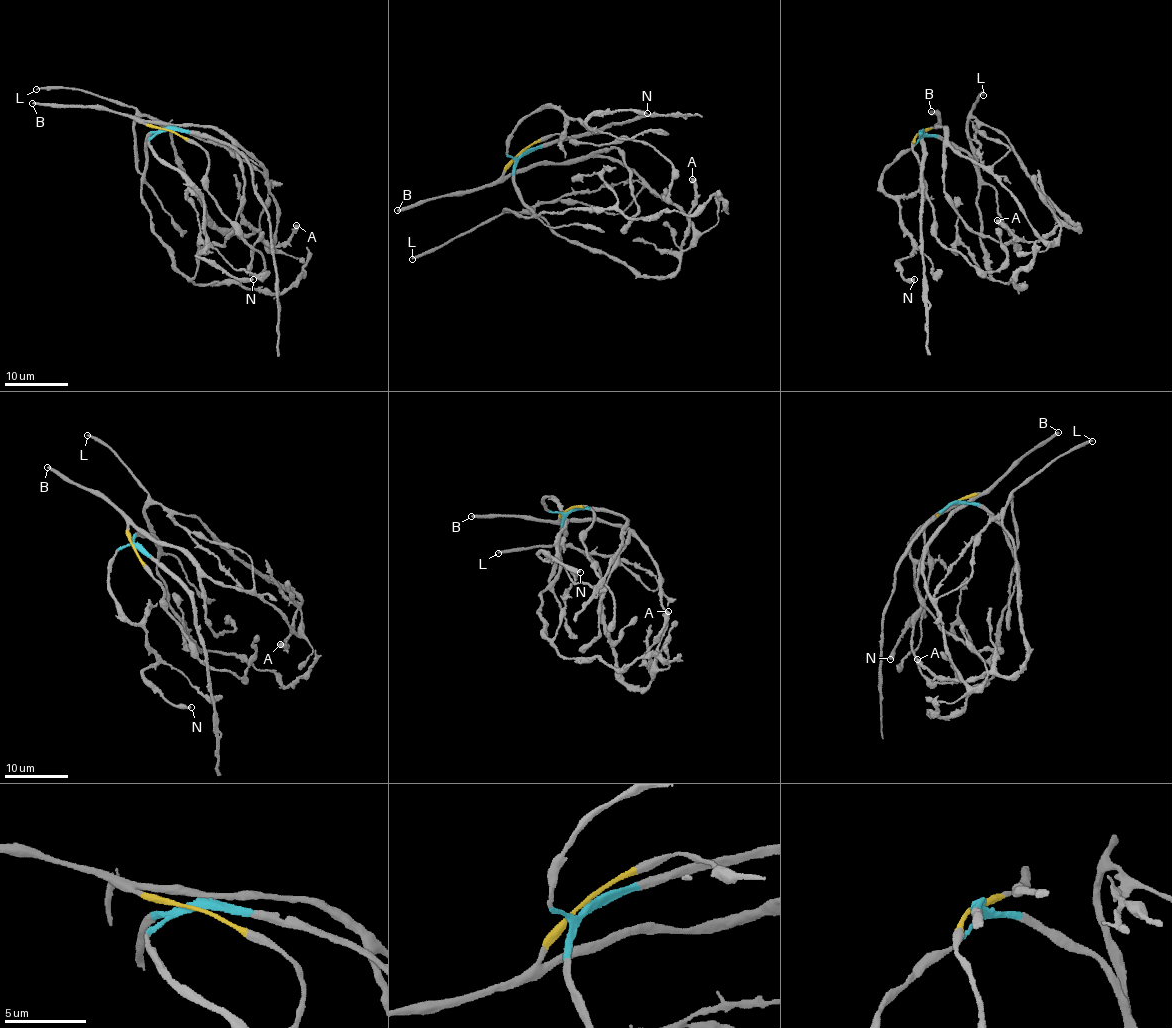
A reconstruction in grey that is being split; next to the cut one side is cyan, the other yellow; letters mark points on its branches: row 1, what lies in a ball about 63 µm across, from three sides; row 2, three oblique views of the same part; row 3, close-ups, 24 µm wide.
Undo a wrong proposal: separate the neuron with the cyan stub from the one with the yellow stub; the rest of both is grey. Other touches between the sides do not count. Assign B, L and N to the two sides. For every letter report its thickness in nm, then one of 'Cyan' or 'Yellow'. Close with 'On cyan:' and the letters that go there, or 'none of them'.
B: Thickness 320 nm. Yellow
L: Thickness 240 nm. Cyan
N: Thickness 280 nm. Cyan
On cyan: L, N

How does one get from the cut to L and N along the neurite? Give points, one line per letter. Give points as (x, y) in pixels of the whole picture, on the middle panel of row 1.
L: (520, 154), (514, 172), (514, 190), (534, 212), (532, 215), (522, 217), (502, 210), (412, 259)
N: (520, 154), (507, 152), (512, 131), (544, 108), (555, 108), (594, 128), (586, 121), (597, 113), (648, 113)

